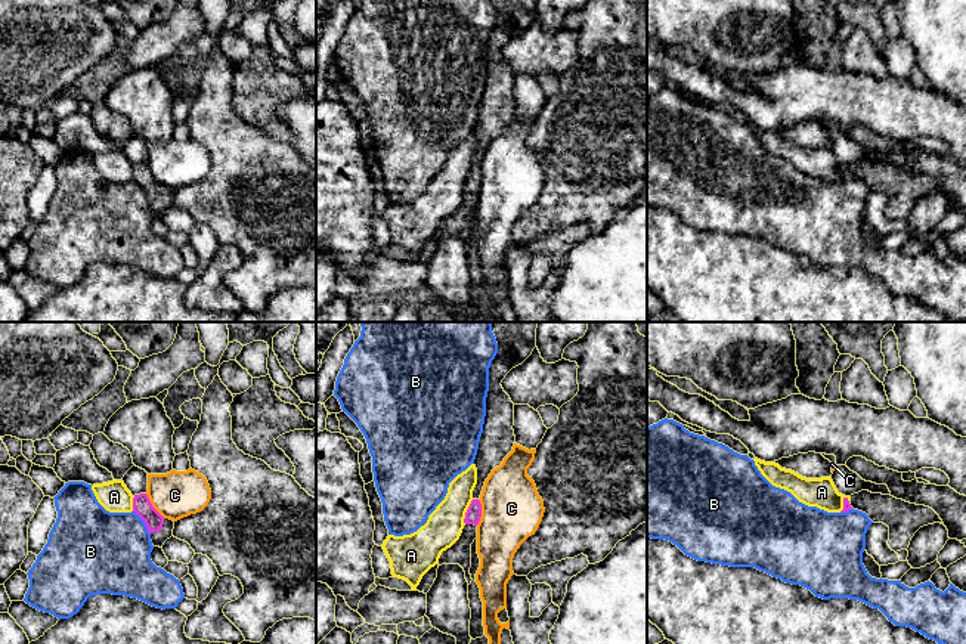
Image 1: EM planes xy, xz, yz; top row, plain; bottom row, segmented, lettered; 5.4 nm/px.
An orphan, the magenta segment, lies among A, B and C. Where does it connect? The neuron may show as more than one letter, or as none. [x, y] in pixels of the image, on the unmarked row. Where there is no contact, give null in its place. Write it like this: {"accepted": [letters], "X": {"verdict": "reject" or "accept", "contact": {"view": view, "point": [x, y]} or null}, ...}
{"accepted": [], "A": {"verdict": "reject", "contact": {"view": "xz", "point": [467, 180]}}, "B": {"verdict": "reject", "contact": {"view": "xy", "point": [144, 189]}}, "C": {"verdict": "reject", "contact": {"view": "xz", "point": [480, 182]}}}

